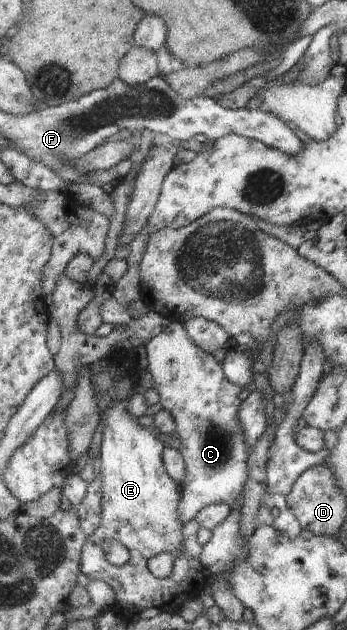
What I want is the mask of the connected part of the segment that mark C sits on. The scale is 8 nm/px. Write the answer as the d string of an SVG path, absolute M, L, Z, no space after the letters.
M170 322L160 334L145 345L152 376L152 387L158 392L159 403L169 411L177 422L181 443L180 452L184 455L187 478L181 483L182 498L179 513L183 524L196 518L204 507L211 504L229 504L241 497L245 483L249 479L250 445L240 418L240 407L244 402L239 399L243 391L240 384L228 379L226 369L209 352L203 351L189 335L182 322Z

